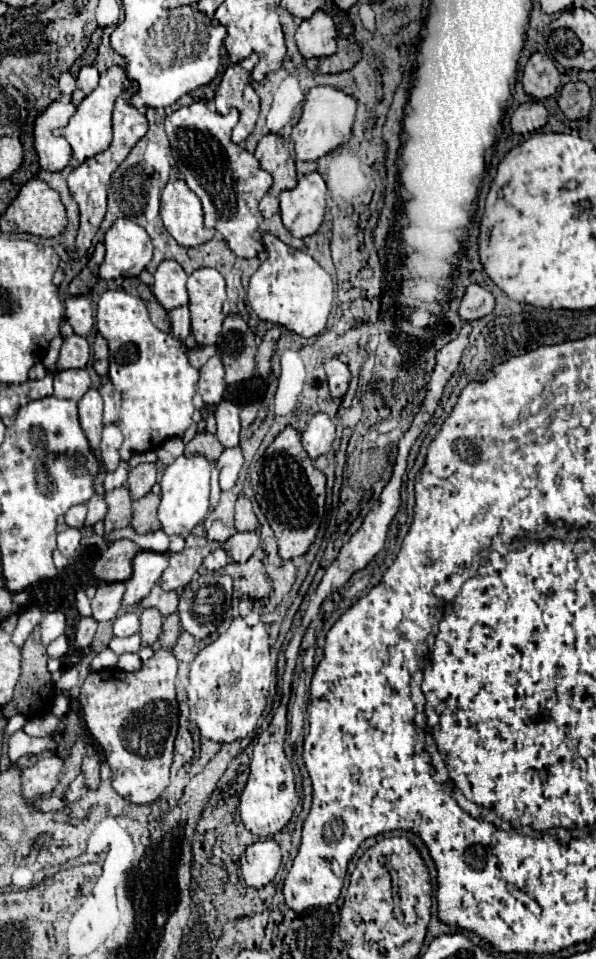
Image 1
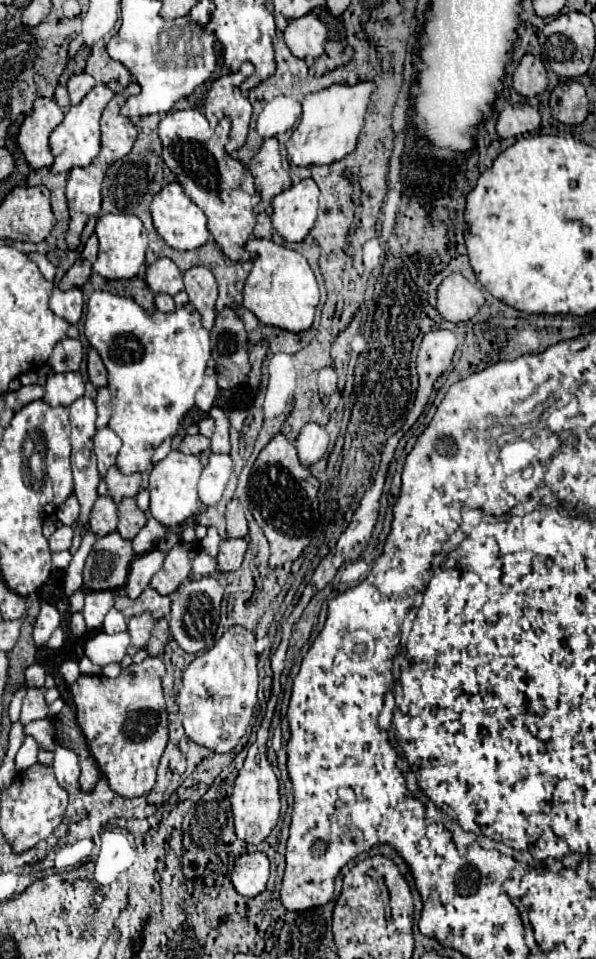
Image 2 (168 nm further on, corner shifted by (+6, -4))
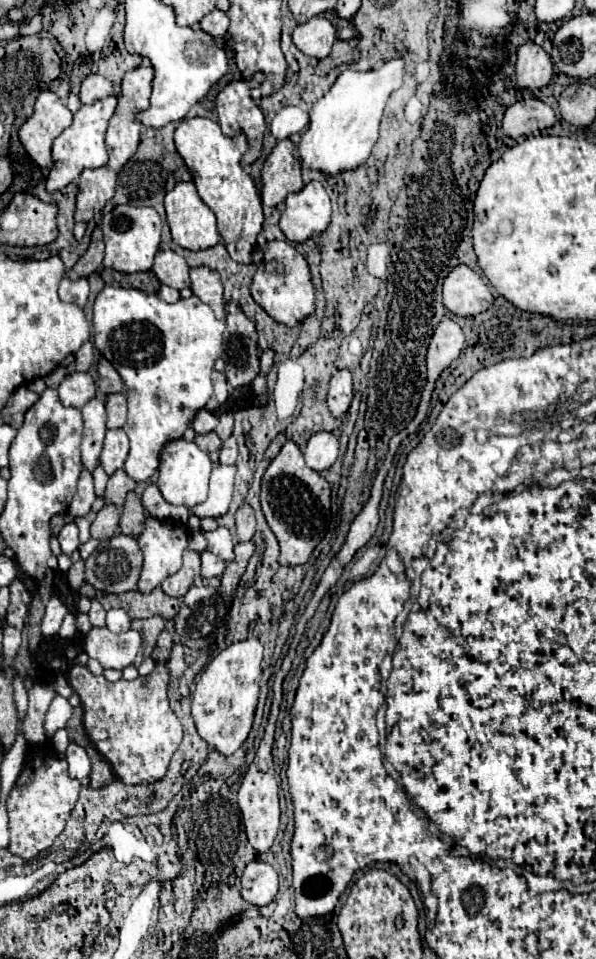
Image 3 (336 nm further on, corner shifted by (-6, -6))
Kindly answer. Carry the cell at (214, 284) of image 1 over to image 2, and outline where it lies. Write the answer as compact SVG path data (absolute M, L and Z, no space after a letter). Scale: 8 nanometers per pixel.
M189 268L183 274L185 280L185 292L189 294L189 302L199 310L203 316L203 328L211 330L217 310L215 310L215 300L217 300L217 282L211 270L207 268Z

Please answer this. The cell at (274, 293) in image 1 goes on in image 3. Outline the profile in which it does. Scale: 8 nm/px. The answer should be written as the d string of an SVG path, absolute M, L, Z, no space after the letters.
M267 242L263 246L263 262L259 264L253 284L253 300L277 322L285 326L299 326L305 318L315 314L315 286L311 282L311 270L303 254L299 254L289 242Z

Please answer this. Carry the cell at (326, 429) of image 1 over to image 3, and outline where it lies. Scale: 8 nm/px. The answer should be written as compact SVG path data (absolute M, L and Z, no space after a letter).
M317 432L309 438L305 448L305 462L309 468L323 472L331 468L339 454L339 440L333 432Z

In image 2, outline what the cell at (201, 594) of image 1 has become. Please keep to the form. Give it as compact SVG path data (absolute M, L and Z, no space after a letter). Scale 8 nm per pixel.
M201 578L201 580L185 580L173 594L171 594L171 618L169 618L169 630L173 640L185 650L185 652L203 652L209 646L213 646L213 636L217 632L219 624L219 612L221 612L221 598L223 588L213 578Z

